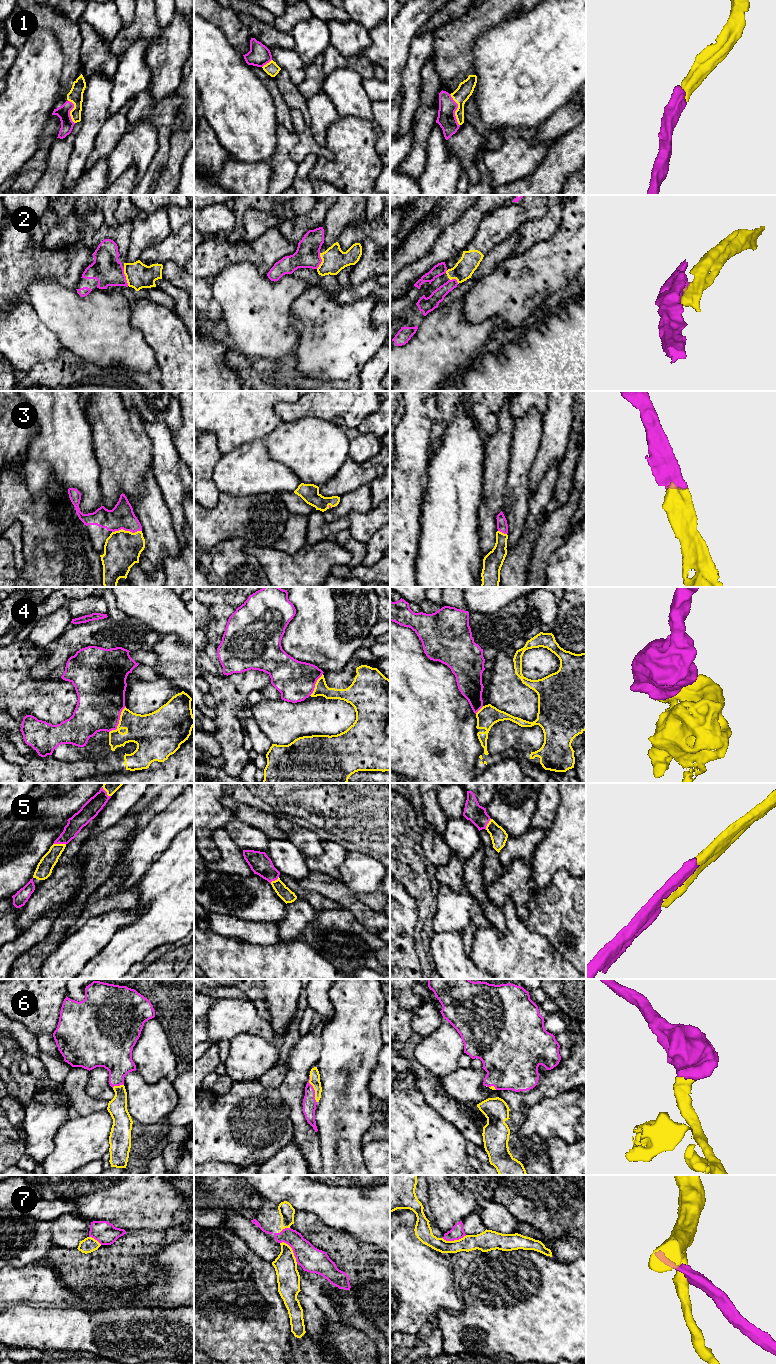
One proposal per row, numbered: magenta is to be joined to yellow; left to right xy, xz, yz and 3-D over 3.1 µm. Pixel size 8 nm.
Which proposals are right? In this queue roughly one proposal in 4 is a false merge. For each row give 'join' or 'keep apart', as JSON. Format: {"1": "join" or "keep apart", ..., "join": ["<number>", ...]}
{"1": "join", "2": "keep apart", "3": "join", "4": "keep apart", "5": "join", "6": "join", "7": "keep apart", "join": ["1", "3", "5", "6"]}

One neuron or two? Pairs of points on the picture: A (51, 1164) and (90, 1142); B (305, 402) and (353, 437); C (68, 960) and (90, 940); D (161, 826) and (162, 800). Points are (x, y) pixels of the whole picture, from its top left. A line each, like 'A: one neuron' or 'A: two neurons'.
A: one neuron
B: two neurons
C: one neuron
D: two neurons

